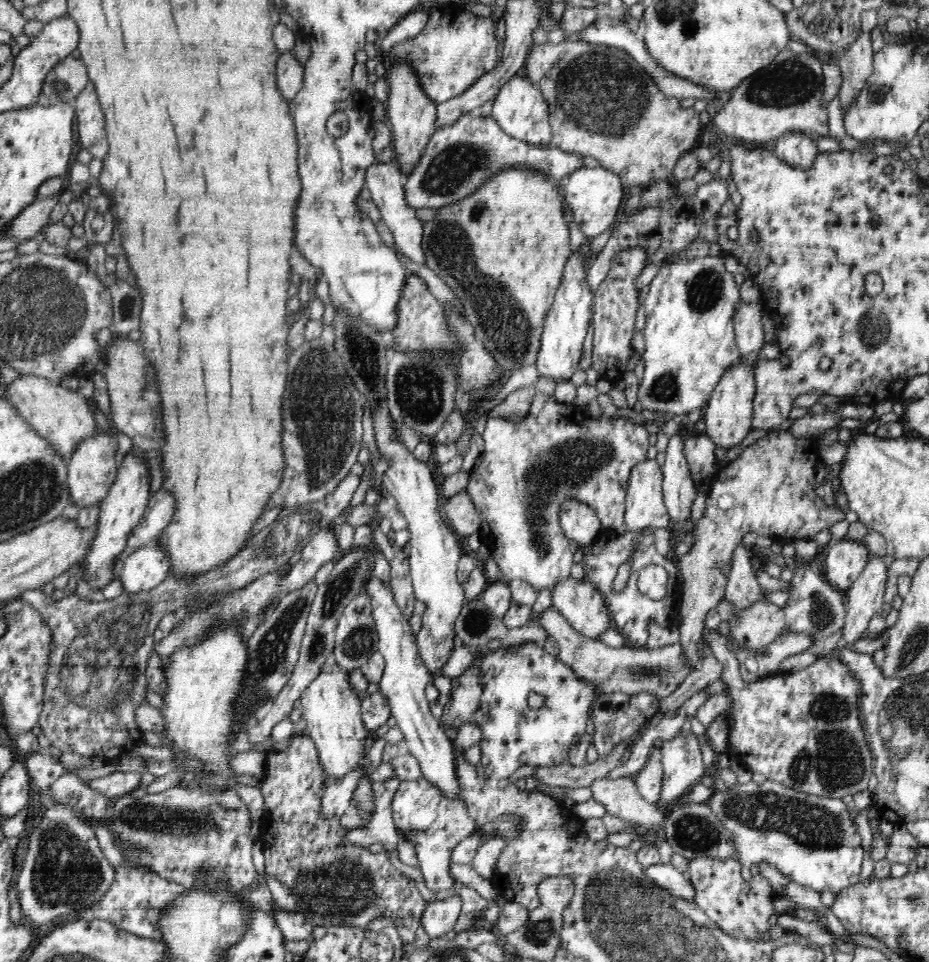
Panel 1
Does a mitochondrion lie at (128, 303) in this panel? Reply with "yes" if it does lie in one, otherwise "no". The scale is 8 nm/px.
yes

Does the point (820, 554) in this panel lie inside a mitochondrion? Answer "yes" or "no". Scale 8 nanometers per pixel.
no

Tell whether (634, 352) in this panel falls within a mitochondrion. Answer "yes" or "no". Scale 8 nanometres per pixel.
no

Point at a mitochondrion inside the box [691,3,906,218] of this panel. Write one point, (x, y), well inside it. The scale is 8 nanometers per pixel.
(793, 82)

